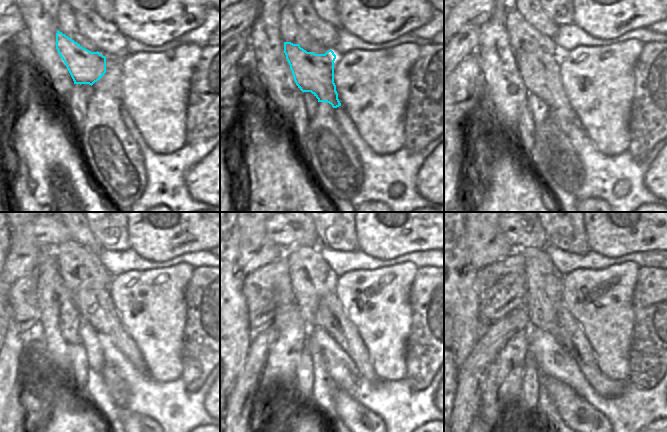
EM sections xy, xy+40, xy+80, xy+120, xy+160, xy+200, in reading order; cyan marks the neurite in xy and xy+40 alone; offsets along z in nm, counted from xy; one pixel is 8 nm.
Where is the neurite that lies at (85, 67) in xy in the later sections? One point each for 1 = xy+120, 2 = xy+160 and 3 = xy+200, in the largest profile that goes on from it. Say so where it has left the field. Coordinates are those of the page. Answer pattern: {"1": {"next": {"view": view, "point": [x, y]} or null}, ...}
{"1": {"next": {"view": "xy+120", "point": [95, 305]}}, "2": {"next": {"view": "xy+160", "point": [329, 315]}}, "3": {"next": {"view": "xy+200", "point": [576, 343]}}}

